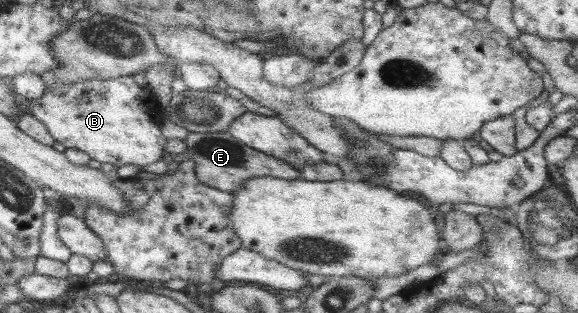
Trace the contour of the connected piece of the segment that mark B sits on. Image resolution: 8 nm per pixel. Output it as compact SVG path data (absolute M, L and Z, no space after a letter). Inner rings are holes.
M125 75L113 79L81 79L77 83L46 84L43 97L29 99L31 103L27 113L36 117L55 141L63 143L67 148L84 151L90 159L111 165L149 165L157 163L163 158L166 138L161 134L159 123L161 120L160 104L149 85L141 86L133 76Z

